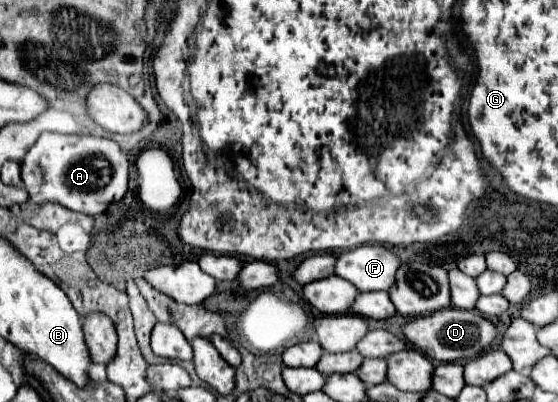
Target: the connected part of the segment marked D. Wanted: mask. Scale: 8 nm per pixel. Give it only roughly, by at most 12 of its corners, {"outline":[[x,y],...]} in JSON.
{"outline":[[441,309],[405,325],[429,359],[473,359],[497,339],[477,311]]}

